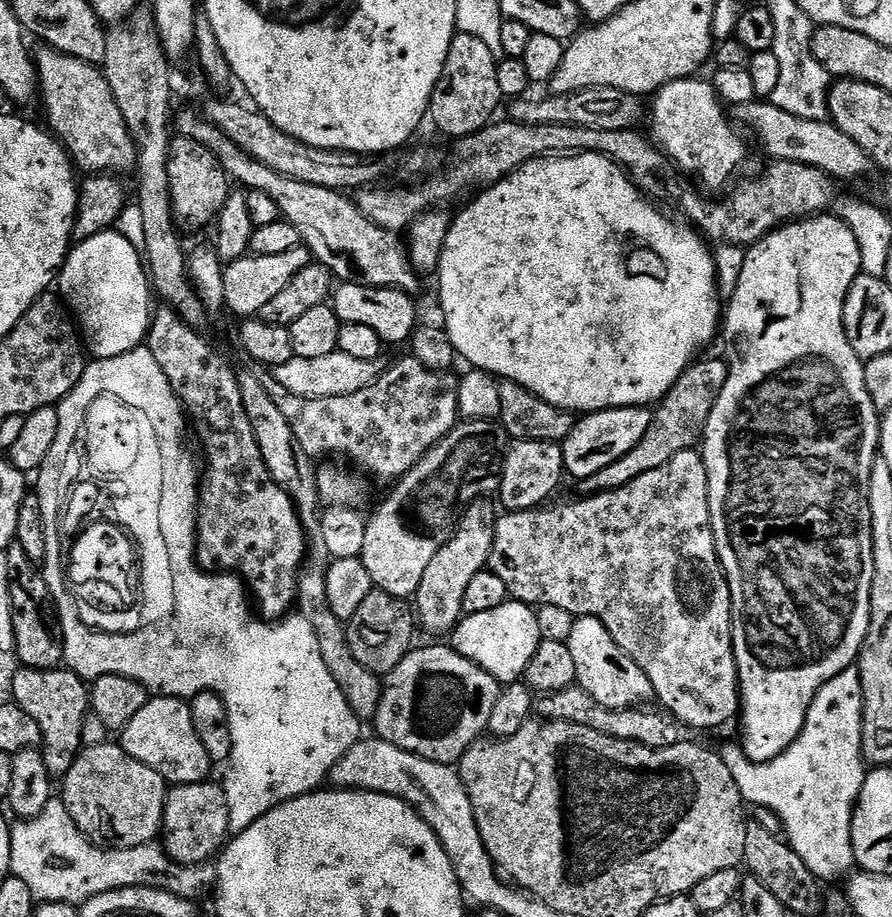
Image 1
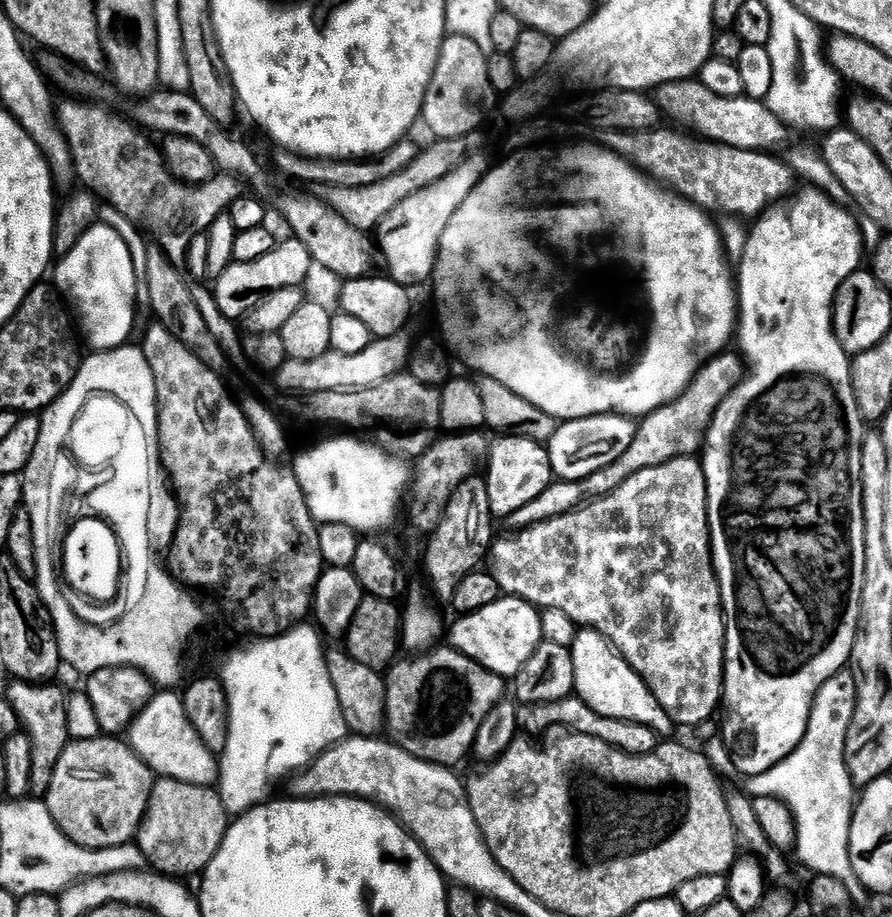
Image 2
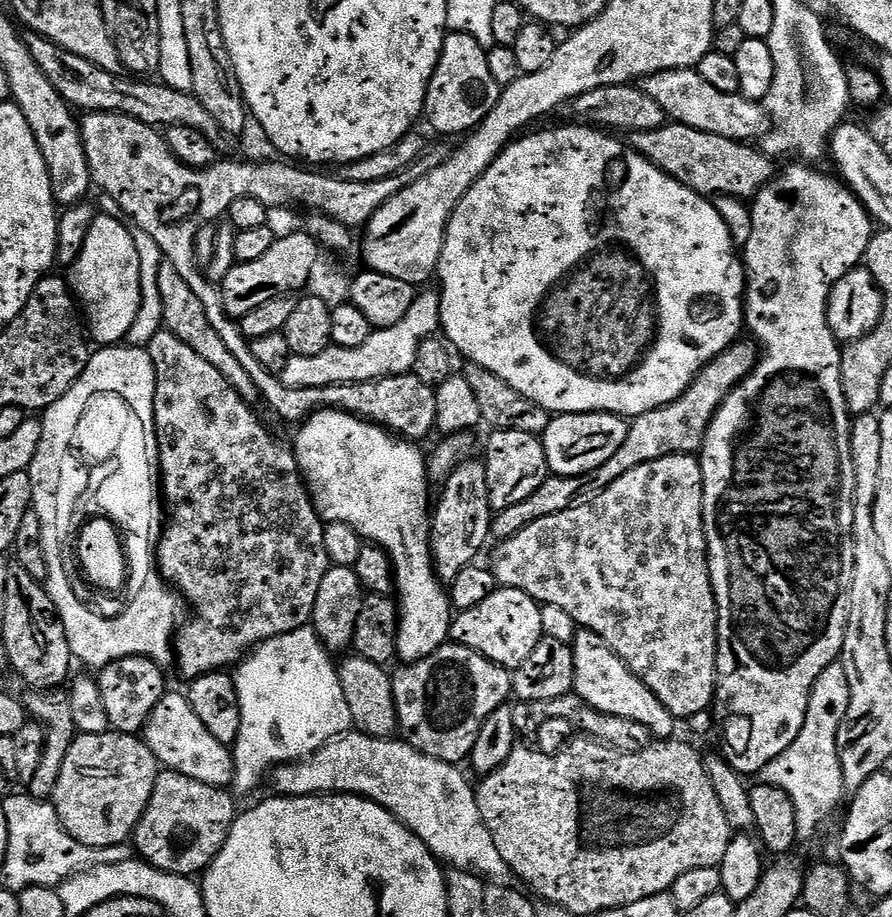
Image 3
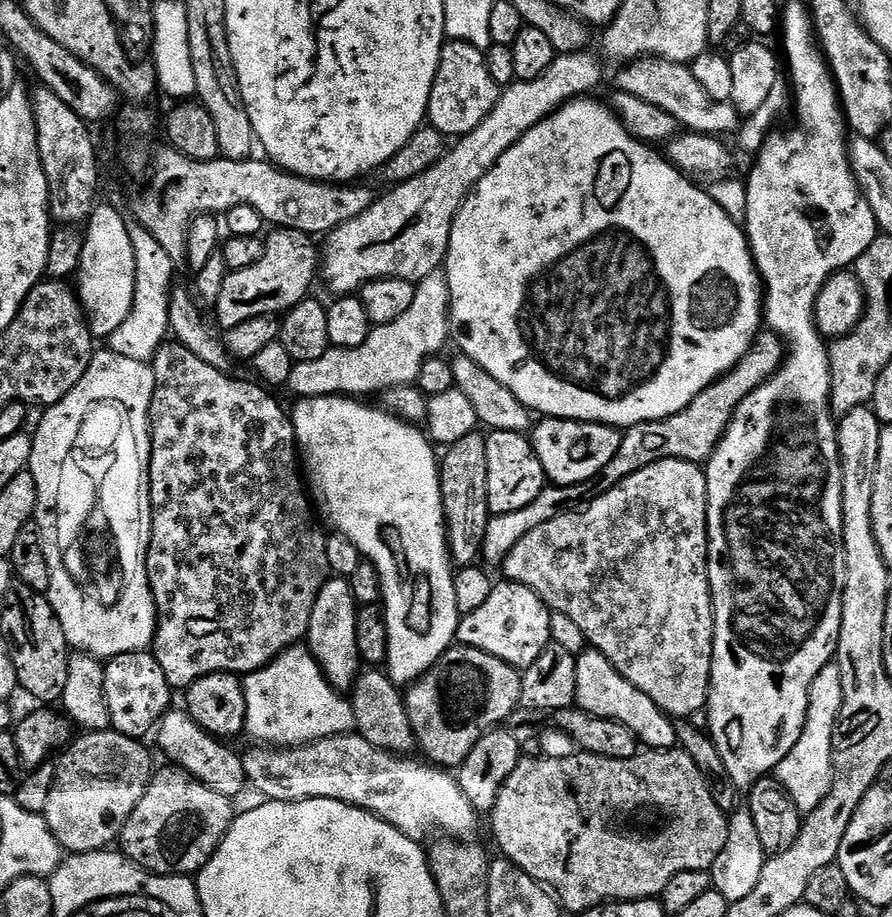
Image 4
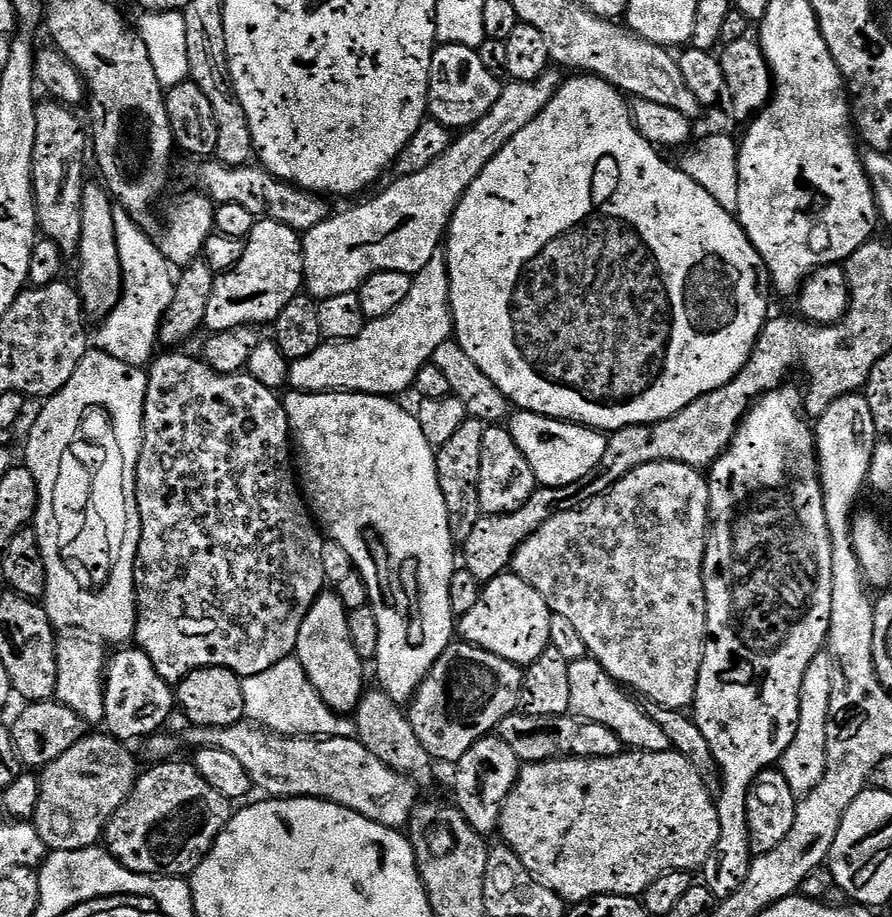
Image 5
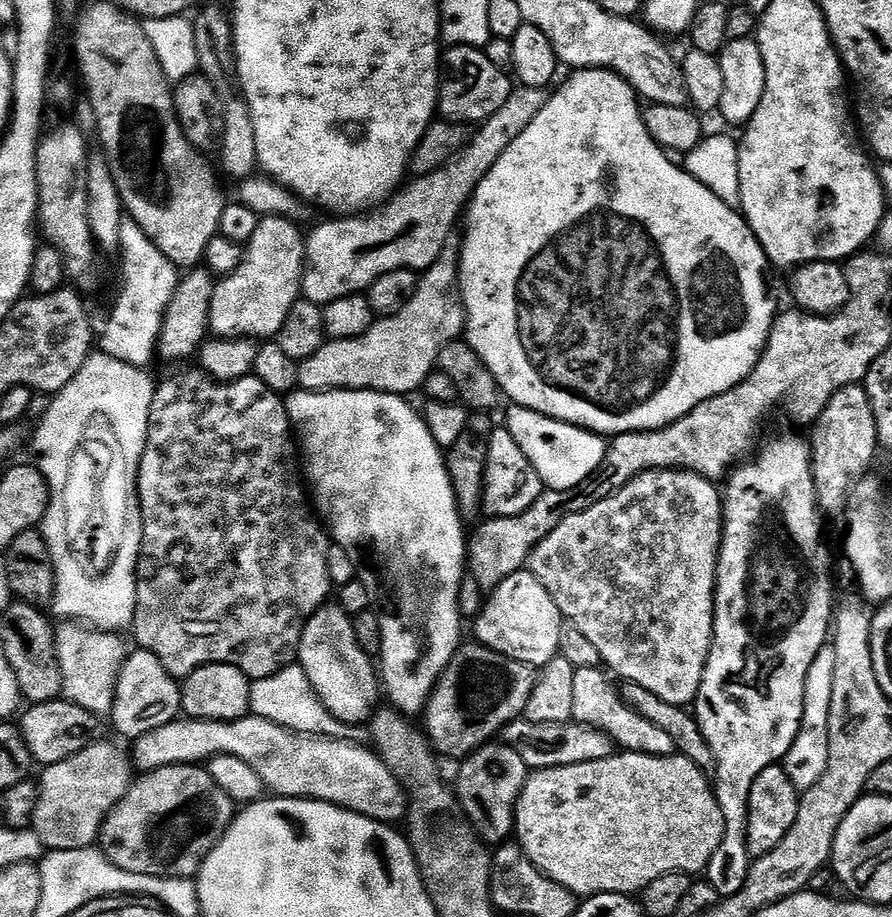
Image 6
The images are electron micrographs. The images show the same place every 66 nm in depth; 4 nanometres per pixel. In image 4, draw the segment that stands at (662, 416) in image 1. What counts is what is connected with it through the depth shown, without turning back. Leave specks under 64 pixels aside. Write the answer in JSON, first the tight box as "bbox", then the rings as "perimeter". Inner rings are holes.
{"bbox":[482,330,786,565],"perimeter":[[[771,330],[761,331],[757,335],[756,343],[752,345],[749,352],[728,371],[726,376],[721,376],[706,391],[698,394],[698,398],[694,398],[694,402],[690,406],[686,406],[686,410],[682,410],[676,416],[671,416],[665,420],[649,420],[646,424],[635,424],[633,428],[627,429],[621,435],[618,454],[614,454],[614,458],[608,463],[607,468],[593,480],[587,480],[581,484],[545,486],[542,494],[538,494],[538,498],[534,498],[534,502],[530,502],[530,506],[522,506],[522,510],[514,510],[510,514],[492,516],[486,526],[486,534],[482,545],[482,560],[485,560],[483,563],[485,565],[503,565],[505,558],[510,554],[510,550],[514,550],[514,546],[518,546],[518,542],[522,542],[522,538],[526,538],[526,534],[530,534],[538,526],[550,522],[555,516],[561,516],[563,512],[579,510],[594,503],[603,492],[609,492],[613,486],[622,483],[627,476],[650,466],[654,462],[659,460],[689,460],[692,464],[703,465],[716,451],[717,446],[720,445],[720,439],[723,438],[724,431],[728,429],[728,423],[736,415],[736,407],[754,390],[758,390],[758,386],[762,386],[764,381],[772,377],[785,359],[786,345],[784,341]]]}

